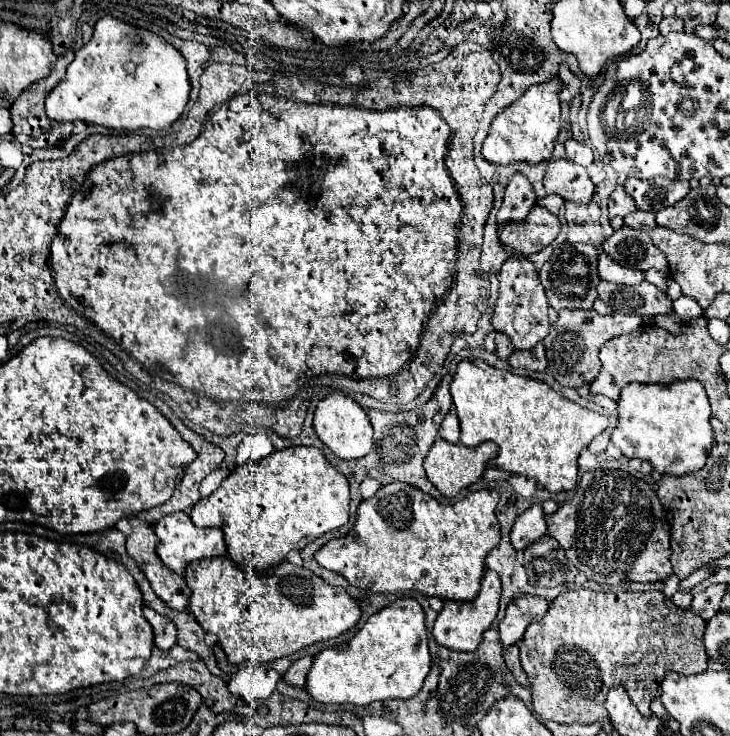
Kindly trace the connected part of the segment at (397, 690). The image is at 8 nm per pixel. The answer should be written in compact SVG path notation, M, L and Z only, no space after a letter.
M397 599L367 619L361 631L341 649L327 647L313 657L305 689L319 703L369 705L385 699L413 697L431 669L425 613L415 599Z

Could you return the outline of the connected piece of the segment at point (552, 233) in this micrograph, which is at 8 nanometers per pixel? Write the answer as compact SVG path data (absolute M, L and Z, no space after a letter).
M535 205L535 207L531 209L531 213L527 215L525 221L503 225L503 227L499 229L499 239L501 239L501 243L503 243L505 247L511 247L515 253L523 253L523 255L527 257L527 255L537 253L537 251L541 251L543 247L547 247L547 245L559 235L559 231L561 231L561 223L559 223L559 219L557 219L557 215L549 213L549 211L547 211L545 207L541 207L541 205Z

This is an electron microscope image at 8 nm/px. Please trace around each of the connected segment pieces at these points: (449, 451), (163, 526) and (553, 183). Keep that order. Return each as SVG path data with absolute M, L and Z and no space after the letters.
M437 439L427 453L423 467L425 467L427 479L439 489L439 493L443 497L455 497L461 489L465 489L465 487L469 487L469 485L473 485L475 481L481 479L487 461L493 459L495 455L497 455L497 445L491 443L491 441L485 441L479 447L469 449L469 447L463 447L463 445L453 445L445 439Z
M183 511L171 513L167 517L163 517L161 521L157 521L153 525L155 535L159 537L159 543L155 547L157 555L161 557L161 561L175 573L183 575L185 573L185 565L195 561L195 559L205 559L205 557L217 557L227 553L227 545L225 545L225 537L221 529L199 529L193 525L193 521L189 519L189 515L185 515Z
M569 159L551 161L547 165L543 185L547 193L555 193L565 201L575 203L589 203L595 191L595 185L591 183L585 167L575 165Z

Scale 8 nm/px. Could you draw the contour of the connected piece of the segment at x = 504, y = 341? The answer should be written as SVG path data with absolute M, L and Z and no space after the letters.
M503 333L495 335L495 353L499 359L509 359L509 355L513 353L513 343L509 341L509 337L505 337Z

